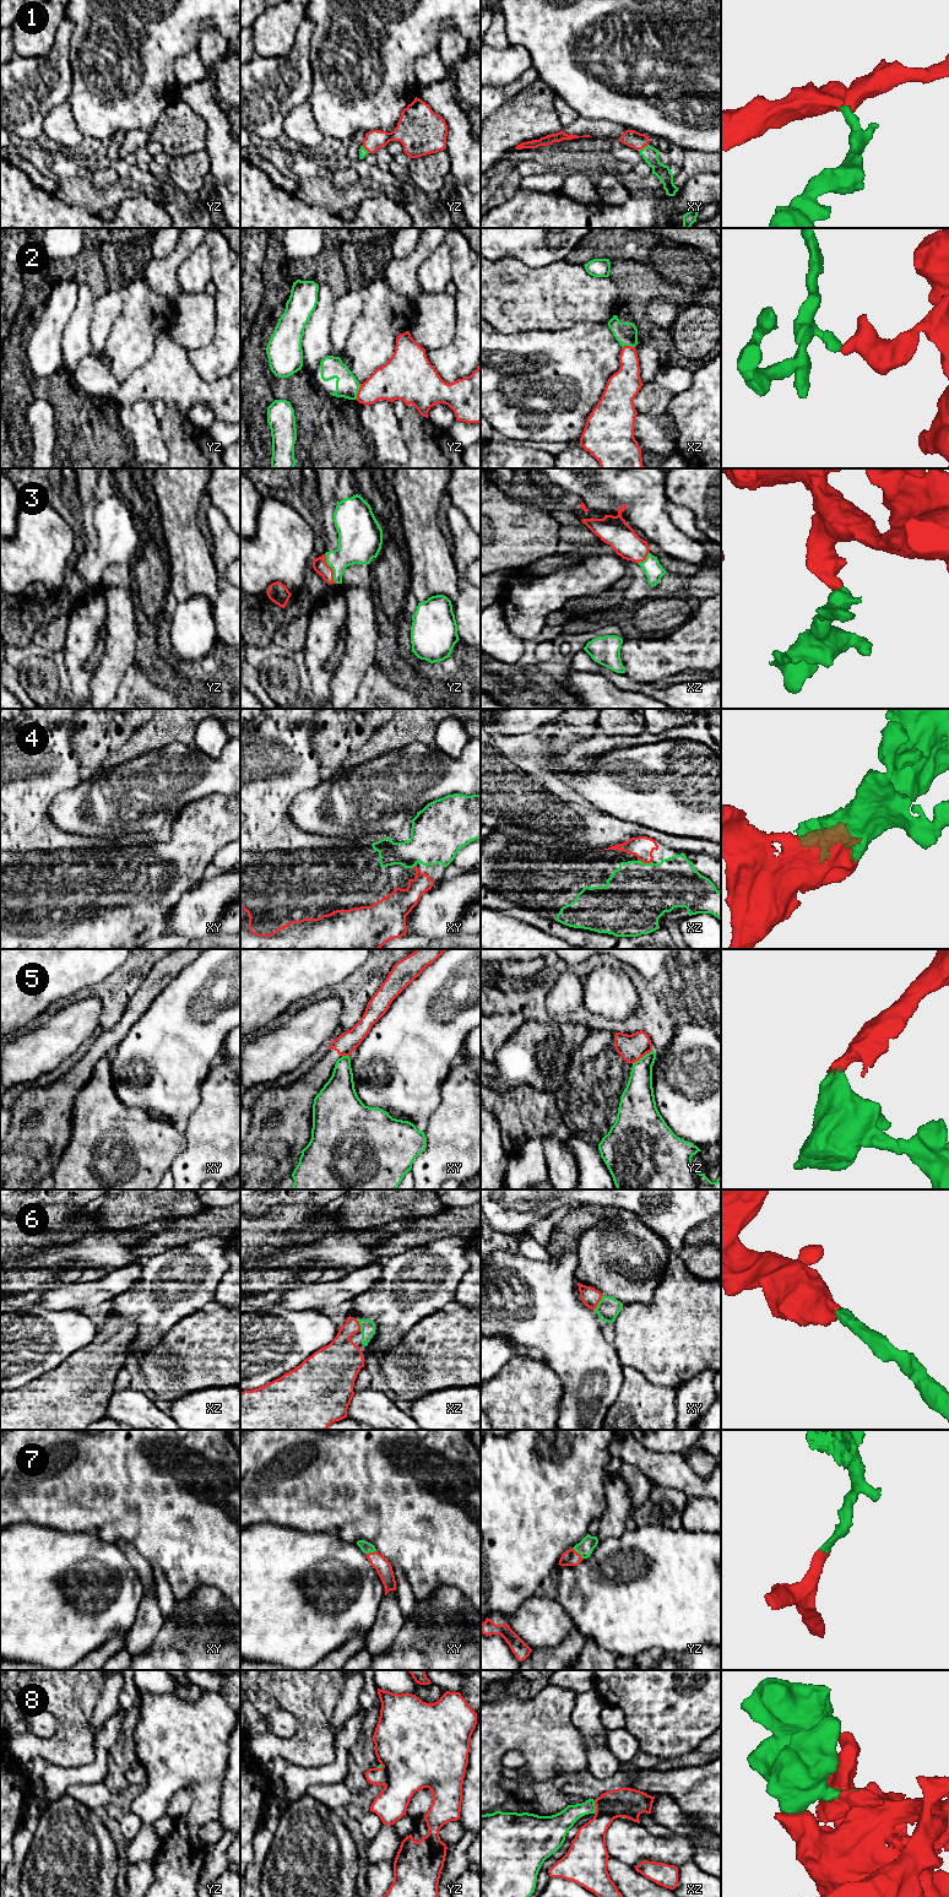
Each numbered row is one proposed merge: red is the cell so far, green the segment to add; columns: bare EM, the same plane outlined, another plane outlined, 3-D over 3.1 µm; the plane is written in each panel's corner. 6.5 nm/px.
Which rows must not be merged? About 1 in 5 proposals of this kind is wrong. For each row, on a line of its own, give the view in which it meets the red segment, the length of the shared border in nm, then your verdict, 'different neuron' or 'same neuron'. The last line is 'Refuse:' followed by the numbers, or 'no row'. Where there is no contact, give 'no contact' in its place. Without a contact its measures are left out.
1: meets red in xy; contact 80 nm long; same neuron
2: meets red in yz; contact 110 nm long; same neuron
3: meets red in yz; contact 220 nm long; same neuron
4: meets red in xz; contact 100 nm long; same neuron
5: meets red in yz; contact 160 nm long; different neuron
6: meets red in xy; contact 120 nm long; same neuron
7: meets red in yz; contact 100 nm long; same neuron
8: meets red in xz; contact 90 nm long; same neuron
Refuse: 5

